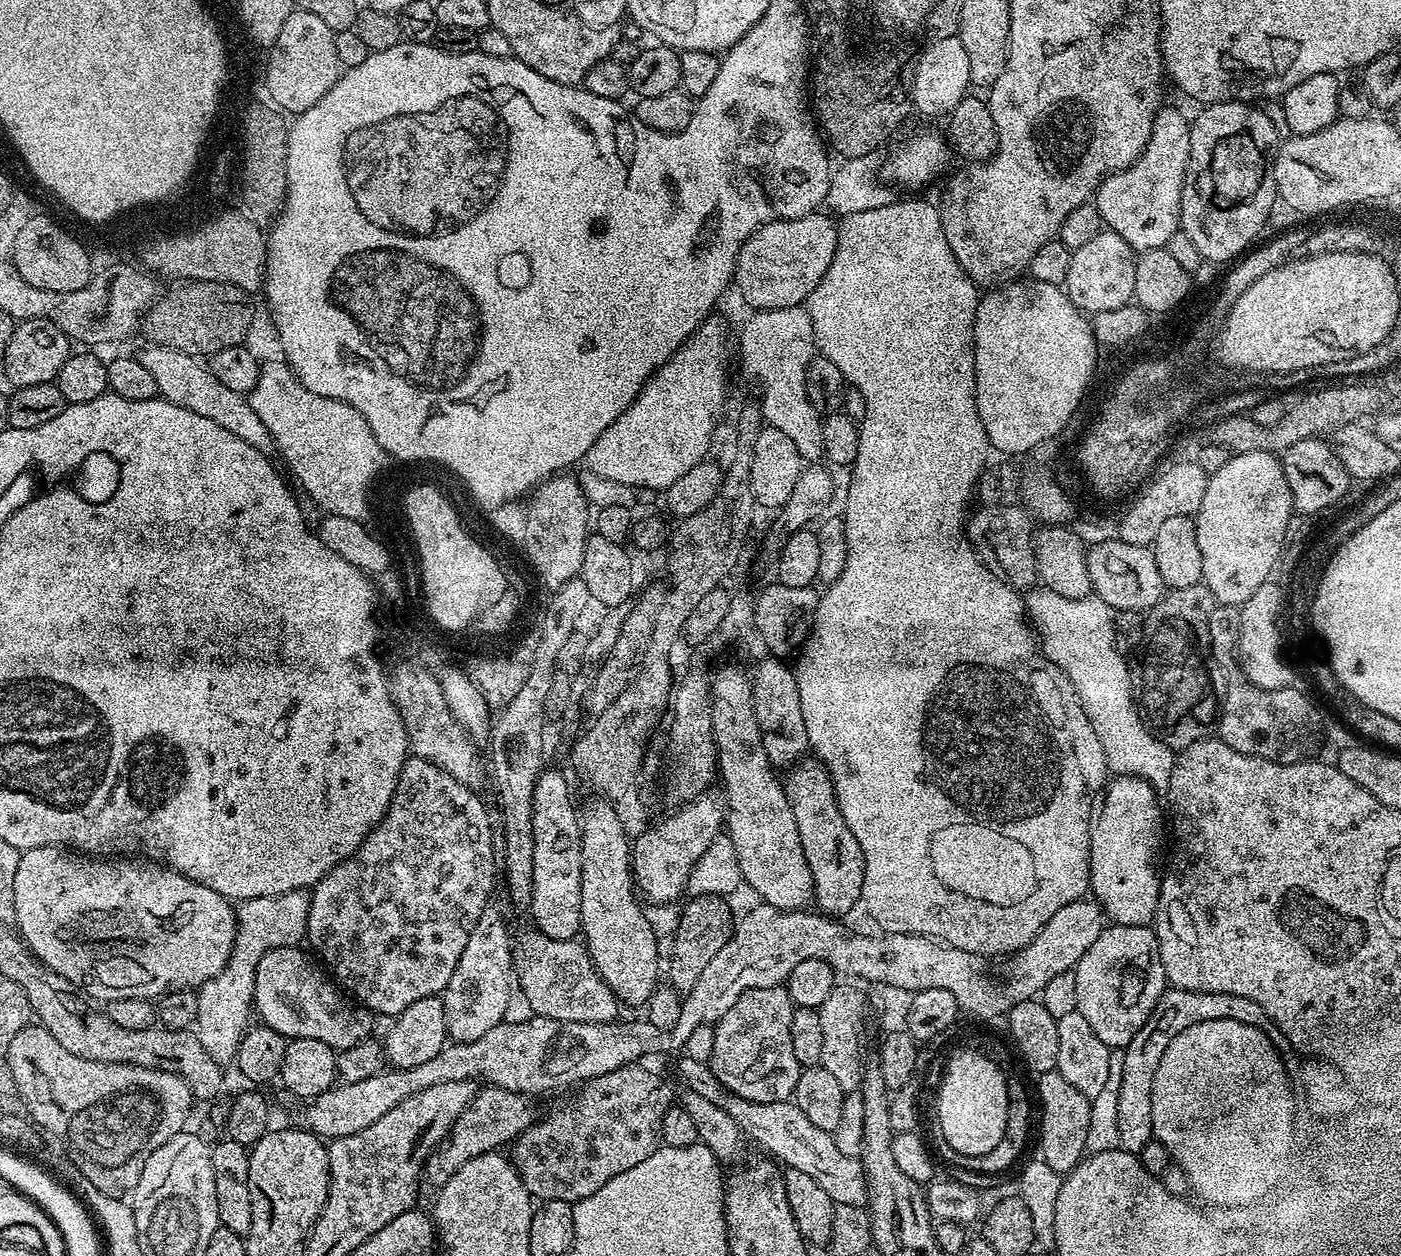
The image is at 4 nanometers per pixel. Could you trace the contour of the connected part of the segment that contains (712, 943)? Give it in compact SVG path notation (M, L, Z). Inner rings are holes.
M693 896L687 901L684 913L676 924L676 937L672 940L672 961L667 961L666 976L669 976L671 987L681 994L690 994L698 978L718 950L726 946L732 936L734 915L728 909L729 901L723 896Z

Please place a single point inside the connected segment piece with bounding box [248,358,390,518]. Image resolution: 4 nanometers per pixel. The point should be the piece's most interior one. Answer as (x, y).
(329, 447)

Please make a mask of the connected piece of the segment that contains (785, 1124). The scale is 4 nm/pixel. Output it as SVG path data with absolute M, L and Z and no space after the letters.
M684 1054L679 1057L676 1068L680 1071L680 1080L687 1089L703 1098L708 1098L714 1102L715 1106L720 1106L730 1114L749 1141L752 1140L760 1148L765 1148L767 1155L771 1159L779 1162L784 1168L802 1170L830 1194L833 1202L845 1204L846 1206L864 1206L868 1203L868 1179L864 1173L864 1166L857 1157L850 1154L842 1154L834 1142L832 1133L826 1130L818 1130L806 1114L802 1114L800 1107L795 1102L783 1100L782 1102L766 1102L758 1104L750 1102L746 1098L738 1098L714 1074L711 1063L703 1060L695 1060Z

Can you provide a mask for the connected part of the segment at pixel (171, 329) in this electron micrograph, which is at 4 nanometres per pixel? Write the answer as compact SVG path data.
M200 284L200 288L184 288L184 292L176 292L176 296L168 296L160 308L152 308L152 316L148 316L148 336L145 343L164 345L170 349L197 358L208 358L218 350L239 347L245 340L244 335L252 324L252 308L248 305L249 293L236 292L236 288L216 288L216 284Z

